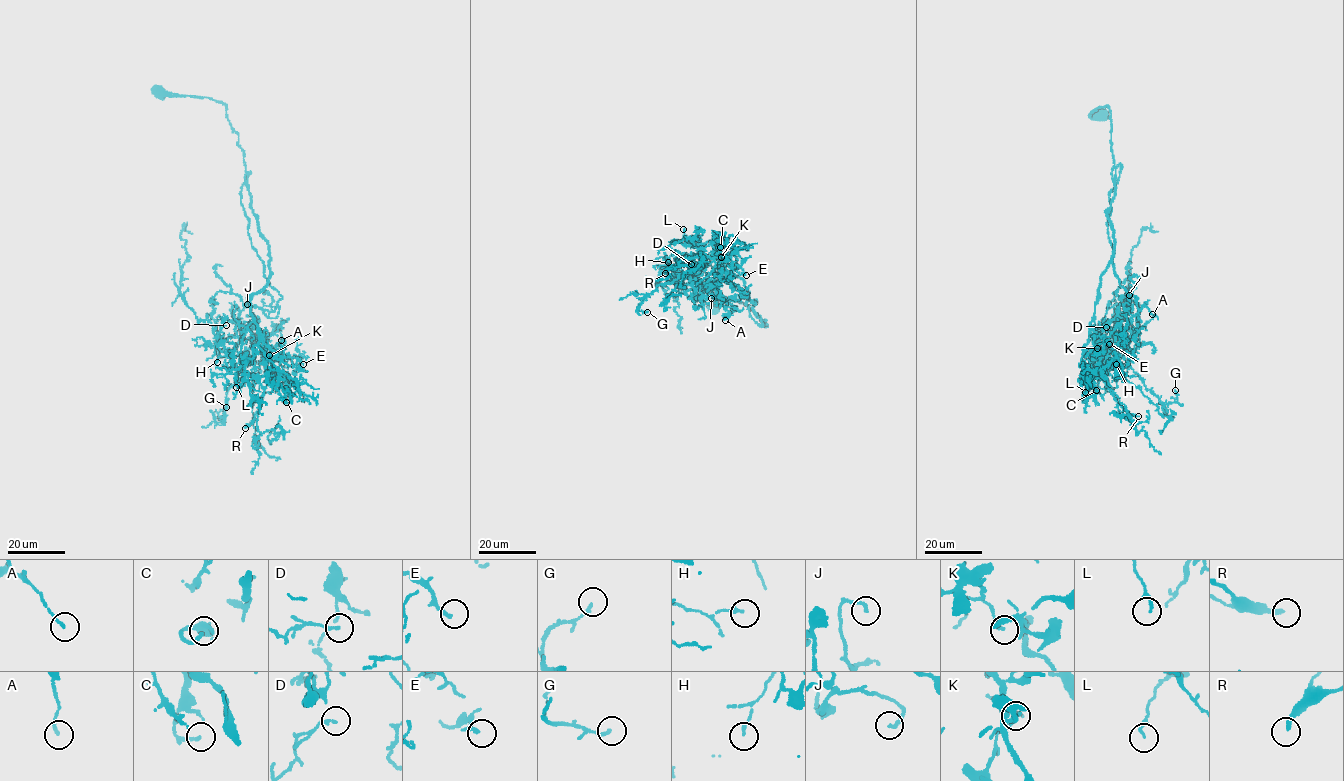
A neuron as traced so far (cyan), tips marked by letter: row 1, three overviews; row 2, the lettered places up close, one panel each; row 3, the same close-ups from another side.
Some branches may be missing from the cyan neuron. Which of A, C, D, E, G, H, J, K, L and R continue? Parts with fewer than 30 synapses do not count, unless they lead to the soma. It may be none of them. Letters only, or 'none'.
E, R

